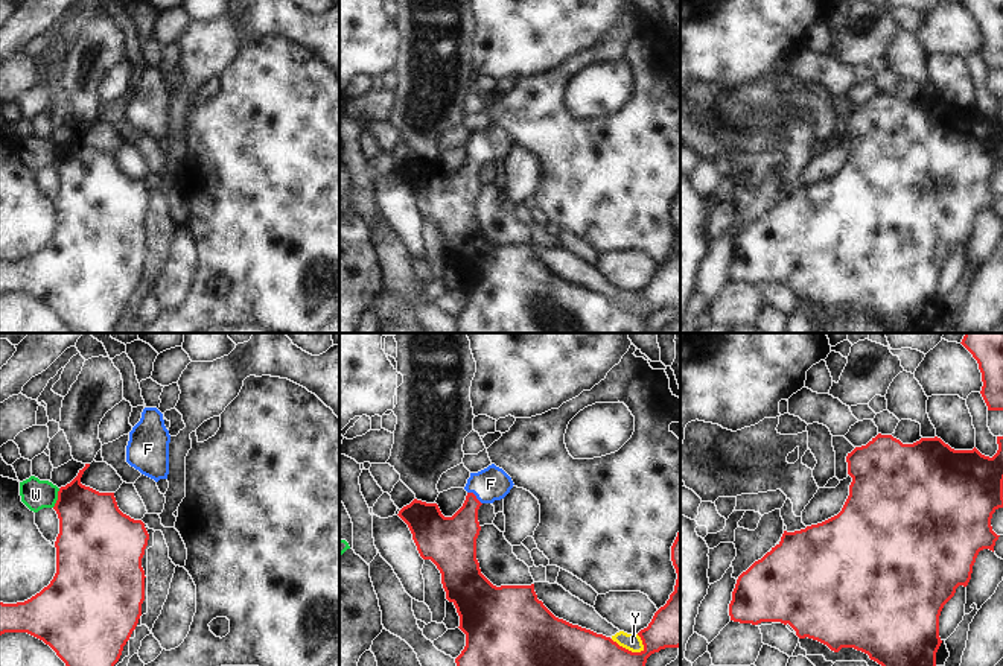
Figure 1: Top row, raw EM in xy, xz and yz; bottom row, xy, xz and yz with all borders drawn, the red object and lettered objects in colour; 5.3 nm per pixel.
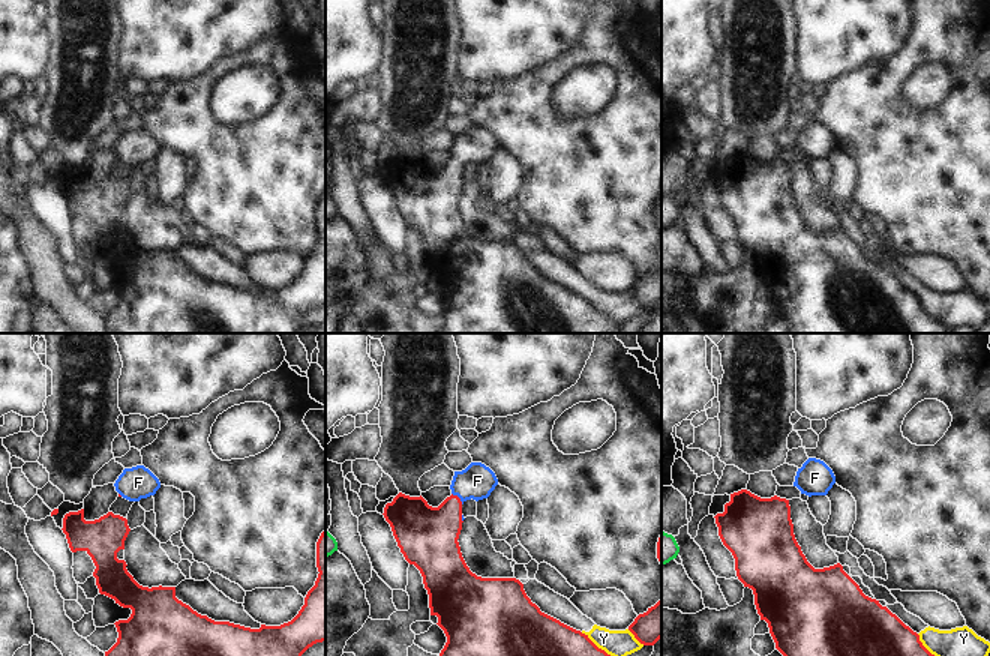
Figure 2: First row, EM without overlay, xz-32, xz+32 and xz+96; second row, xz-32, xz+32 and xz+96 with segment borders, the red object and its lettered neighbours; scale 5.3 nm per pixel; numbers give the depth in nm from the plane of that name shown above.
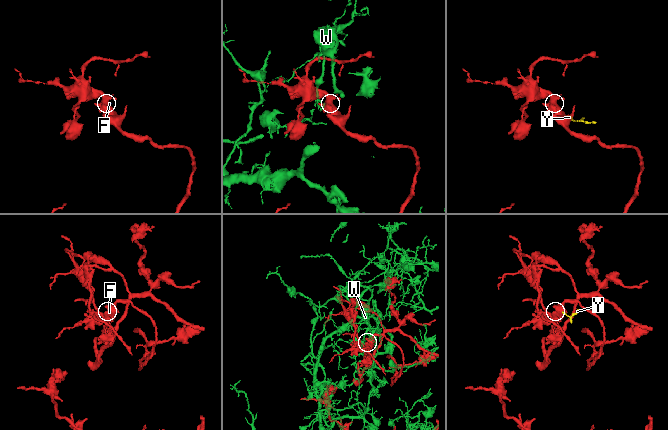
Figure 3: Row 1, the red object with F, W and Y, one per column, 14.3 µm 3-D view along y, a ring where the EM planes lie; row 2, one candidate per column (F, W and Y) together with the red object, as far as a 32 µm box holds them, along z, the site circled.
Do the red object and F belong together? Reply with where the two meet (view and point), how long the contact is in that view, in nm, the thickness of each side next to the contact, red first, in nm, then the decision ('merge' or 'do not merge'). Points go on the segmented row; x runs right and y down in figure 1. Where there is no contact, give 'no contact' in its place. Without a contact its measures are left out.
xz (475, 496) | 100 nm | 220/180 nm | merge

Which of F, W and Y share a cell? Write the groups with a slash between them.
F / W / Y

